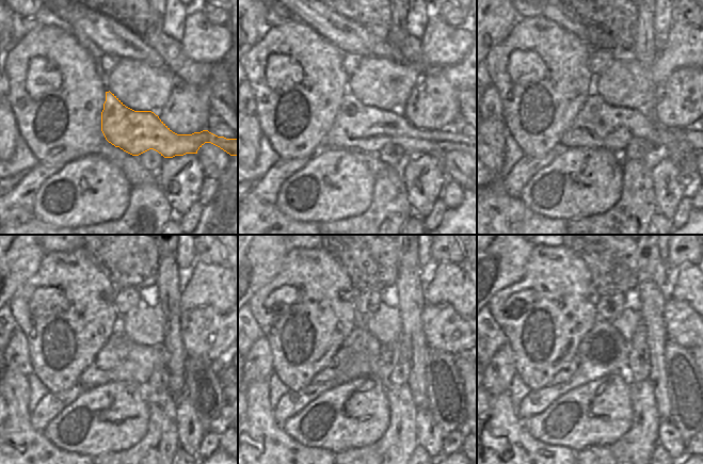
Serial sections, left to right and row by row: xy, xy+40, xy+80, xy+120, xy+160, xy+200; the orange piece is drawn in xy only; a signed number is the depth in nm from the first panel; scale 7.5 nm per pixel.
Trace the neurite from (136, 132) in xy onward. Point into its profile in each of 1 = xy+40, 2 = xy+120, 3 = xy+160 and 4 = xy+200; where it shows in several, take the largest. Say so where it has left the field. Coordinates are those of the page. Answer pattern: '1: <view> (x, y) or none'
1: xy+40 (356, 126)
2: xy+120 (109, 366)
3: xy+160 (345, 364)
4: xy+200 (565, 373)

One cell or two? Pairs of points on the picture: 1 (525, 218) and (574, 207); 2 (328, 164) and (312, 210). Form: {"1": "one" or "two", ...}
{"1": "two", "2": "one"}

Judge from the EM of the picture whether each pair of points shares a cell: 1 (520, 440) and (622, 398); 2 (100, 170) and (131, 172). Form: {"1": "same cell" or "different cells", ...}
{"1": "different cells", "2": "different cells"}

